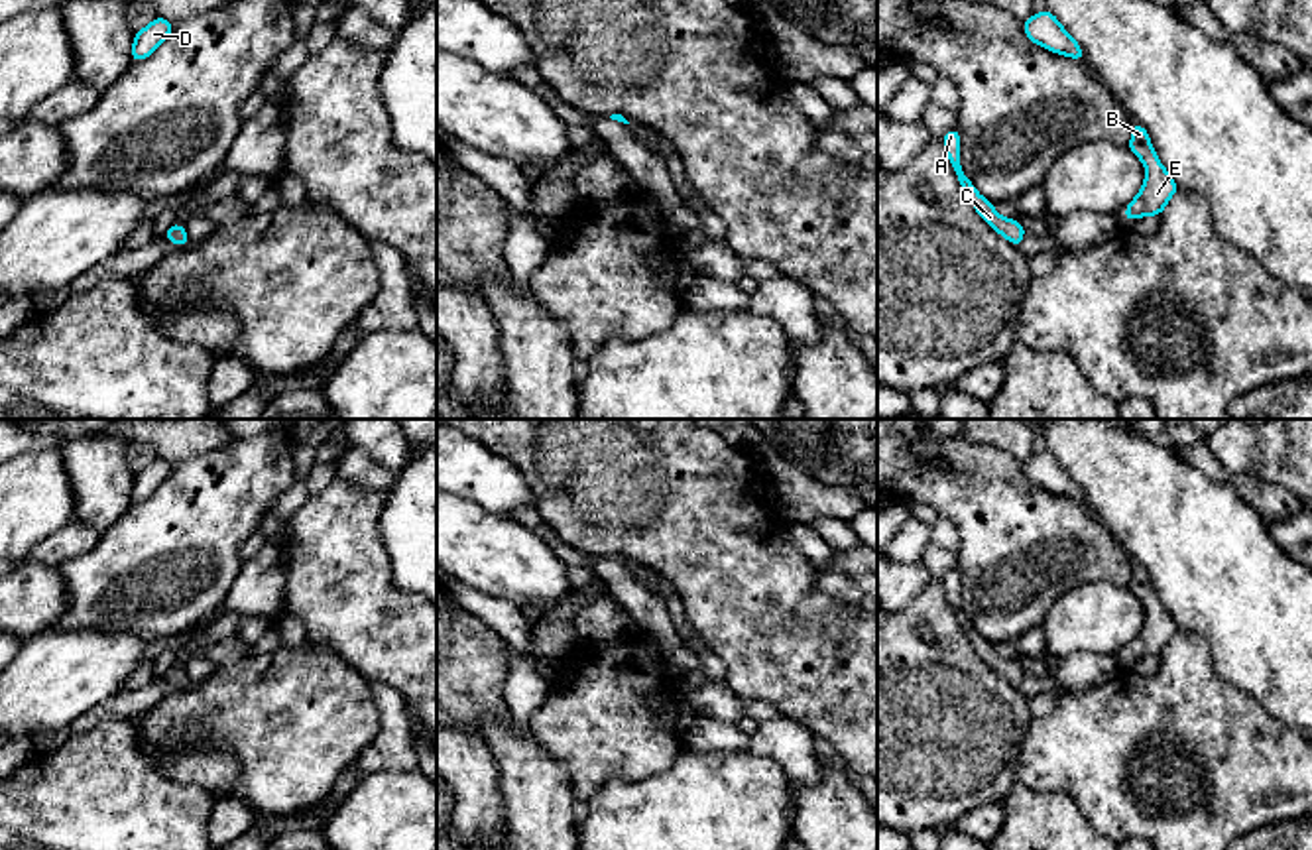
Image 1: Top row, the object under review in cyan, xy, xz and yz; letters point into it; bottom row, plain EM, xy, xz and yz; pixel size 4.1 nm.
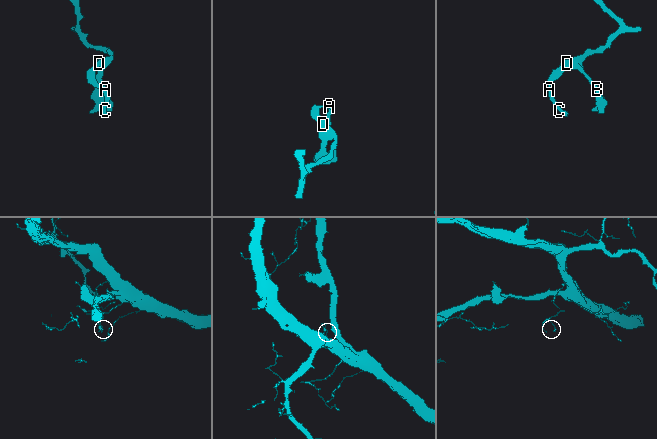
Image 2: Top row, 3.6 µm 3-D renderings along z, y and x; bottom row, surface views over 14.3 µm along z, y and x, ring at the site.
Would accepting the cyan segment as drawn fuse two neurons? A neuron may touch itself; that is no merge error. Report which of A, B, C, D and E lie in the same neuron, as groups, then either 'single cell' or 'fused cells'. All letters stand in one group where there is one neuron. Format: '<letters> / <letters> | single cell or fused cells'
A B C D E | single cell

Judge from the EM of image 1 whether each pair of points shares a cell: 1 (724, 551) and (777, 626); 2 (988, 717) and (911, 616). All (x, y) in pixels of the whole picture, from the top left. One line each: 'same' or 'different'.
1: same
2: same

